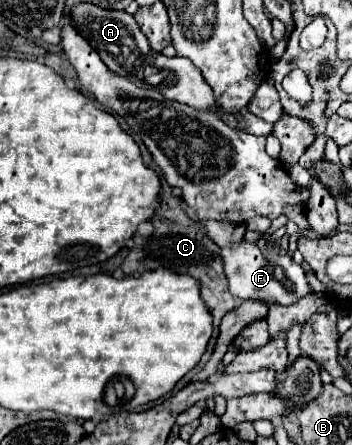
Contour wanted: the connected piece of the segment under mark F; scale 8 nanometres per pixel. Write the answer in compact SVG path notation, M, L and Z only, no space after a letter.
M245 239L231 247L221 247L219 255L223 259L223 269L229 281L229 291L233 297L241 301L253 299L267 305L277 303L277 305L287 307L303 299L305 295L313 293L301 265L297 265L289 255L269 255L269 253L265 255L255 243L249 243Z

